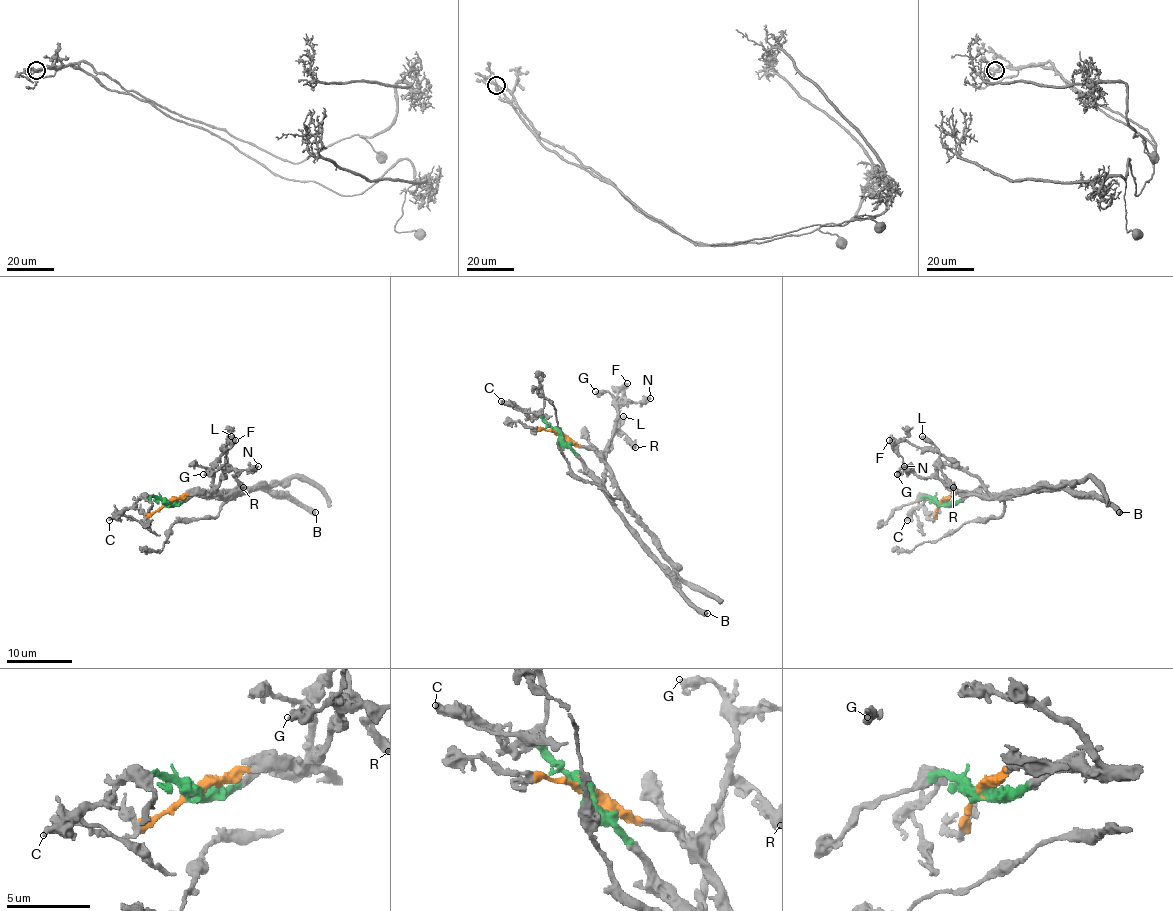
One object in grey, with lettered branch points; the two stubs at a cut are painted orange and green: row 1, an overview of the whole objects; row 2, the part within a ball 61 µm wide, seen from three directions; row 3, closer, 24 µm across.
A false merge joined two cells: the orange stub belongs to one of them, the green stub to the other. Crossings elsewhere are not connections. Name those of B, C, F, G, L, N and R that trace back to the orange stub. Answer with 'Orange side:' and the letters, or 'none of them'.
Orange side: G, L, N, R

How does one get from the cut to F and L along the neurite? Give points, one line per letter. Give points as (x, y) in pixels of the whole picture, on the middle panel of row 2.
F: (559, 435), (571, 451), (602, 479), (605, 448), (618, 428), (618, 402), (621, 389), (628, 382)
L: (559, 435), (582, 446), (603, 449), (615, 431), (618, 433), (623, 415)

